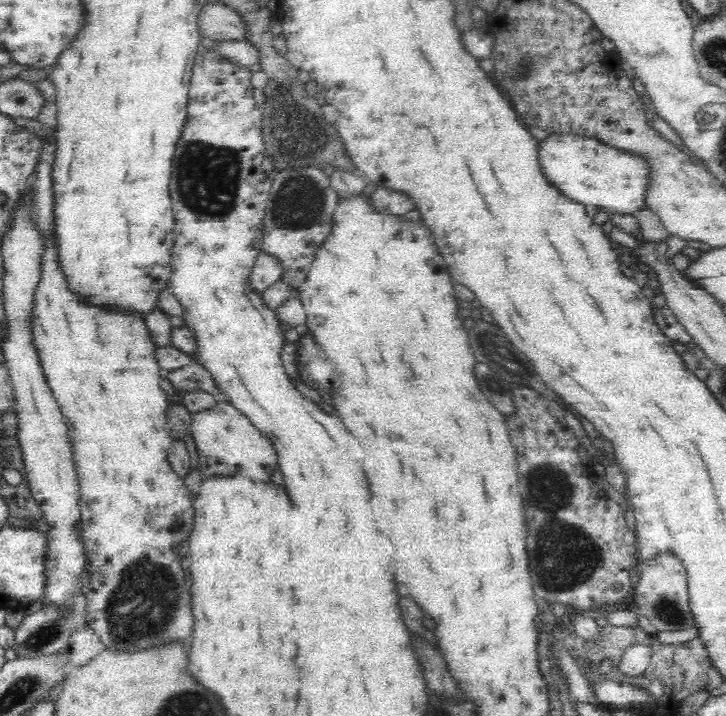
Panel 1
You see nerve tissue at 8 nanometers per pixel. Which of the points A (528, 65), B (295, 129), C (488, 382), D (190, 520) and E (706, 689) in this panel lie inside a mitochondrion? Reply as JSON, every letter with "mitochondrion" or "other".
{"A":"mitochondrion","B":"mitochondrion","C":"mitochondrion","D":"other","E":"other"}

